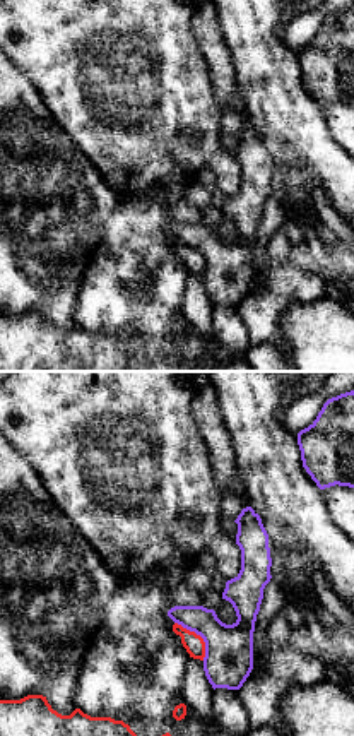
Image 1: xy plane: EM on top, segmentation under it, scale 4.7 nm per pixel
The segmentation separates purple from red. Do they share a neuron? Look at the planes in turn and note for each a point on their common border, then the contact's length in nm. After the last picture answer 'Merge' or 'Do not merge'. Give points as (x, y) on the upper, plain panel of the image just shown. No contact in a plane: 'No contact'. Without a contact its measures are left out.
Touches purple at (199, 250). Shared border 240 nm

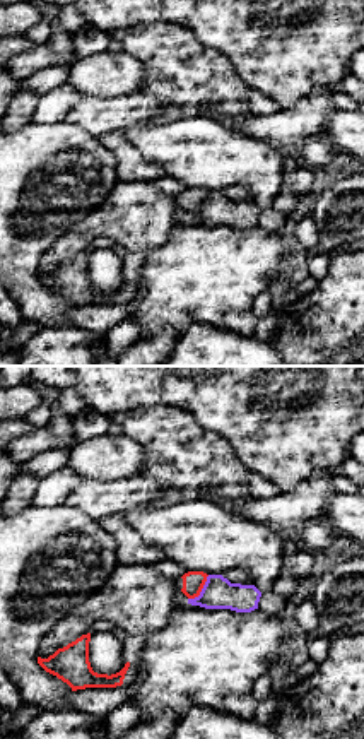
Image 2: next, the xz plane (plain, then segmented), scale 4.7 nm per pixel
Touches purple at (202, 207). Shared border 160 nm

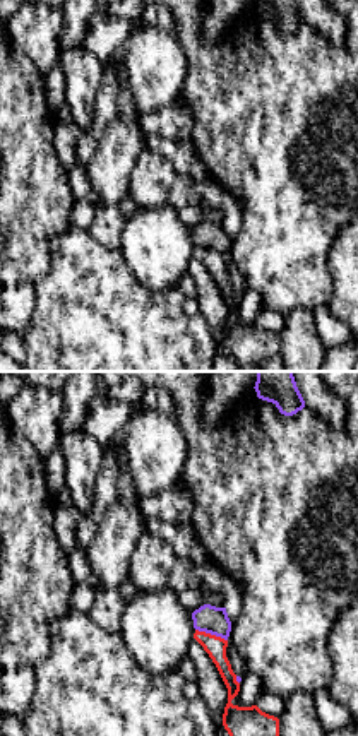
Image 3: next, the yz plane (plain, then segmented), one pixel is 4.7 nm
Touches purple at (211, 250). Shared border 160 nm

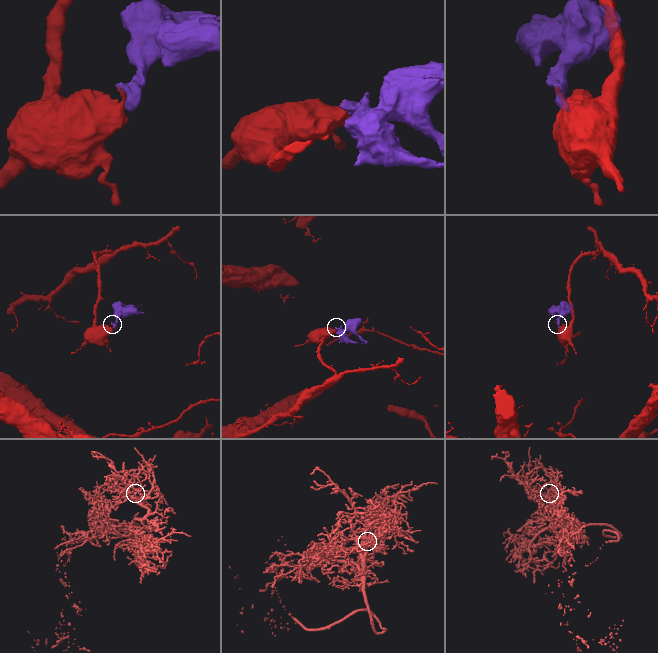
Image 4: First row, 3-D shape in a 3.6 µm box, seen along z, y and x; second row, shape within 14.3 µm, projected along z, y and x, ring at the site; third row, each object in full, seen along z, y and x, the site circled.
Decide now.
Do not merge

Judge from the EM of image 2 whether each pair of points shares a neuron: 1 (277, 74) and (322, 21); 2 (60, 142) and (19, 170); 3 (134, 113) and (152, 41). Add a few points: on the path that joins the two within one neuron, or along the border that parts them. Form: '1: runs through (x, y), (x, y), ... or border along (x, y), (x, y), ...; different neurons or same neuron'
1: runs through (284, 60), (308, 35); same neuron
2: runs through (50, 153), (29, 168); same neuron
3: border along (140, 89), (161, 105), (161, 110), (144, 124); different neurons

